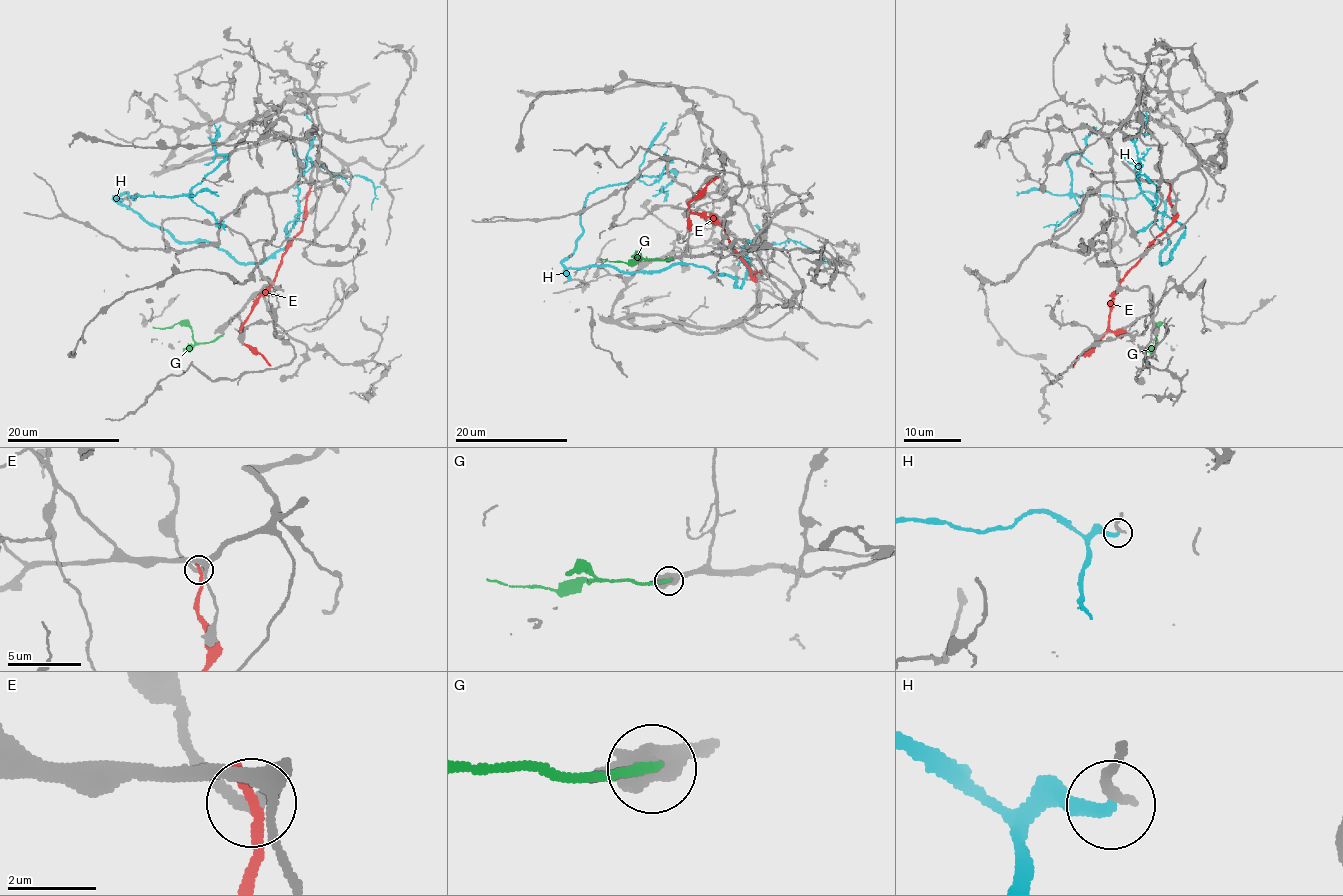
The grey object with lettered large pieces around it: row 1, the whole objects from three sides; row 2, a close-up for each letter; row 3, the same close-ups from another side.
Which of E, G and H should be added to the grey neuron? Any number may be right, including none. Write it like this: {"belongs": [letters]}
{"belongs": []}

